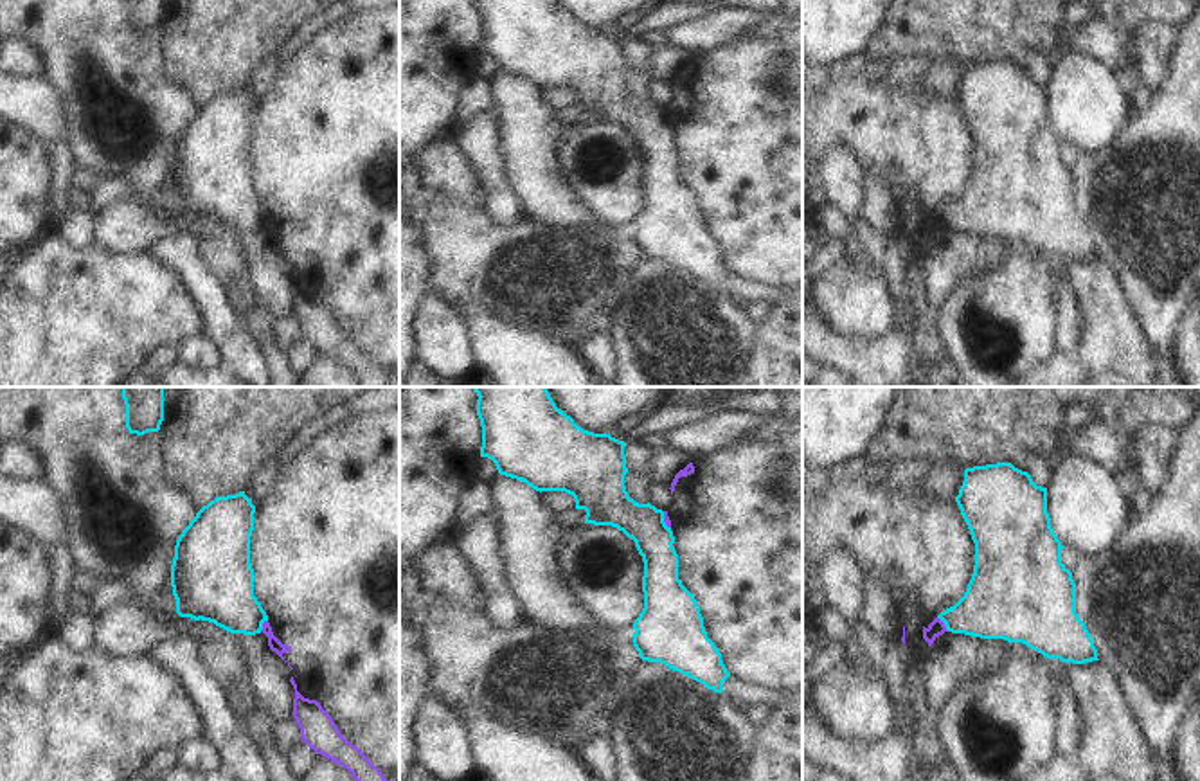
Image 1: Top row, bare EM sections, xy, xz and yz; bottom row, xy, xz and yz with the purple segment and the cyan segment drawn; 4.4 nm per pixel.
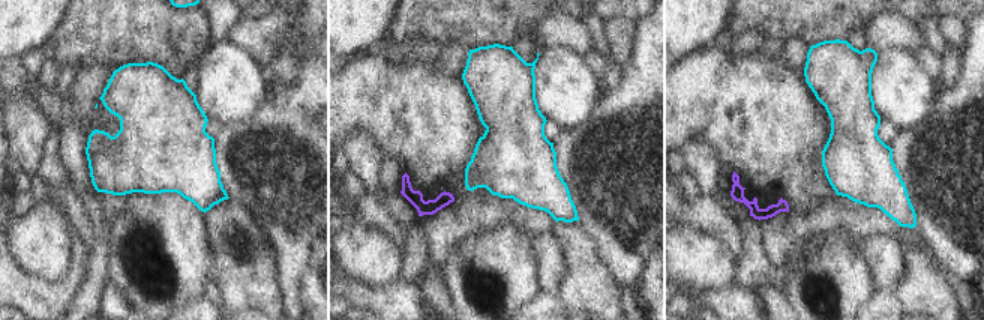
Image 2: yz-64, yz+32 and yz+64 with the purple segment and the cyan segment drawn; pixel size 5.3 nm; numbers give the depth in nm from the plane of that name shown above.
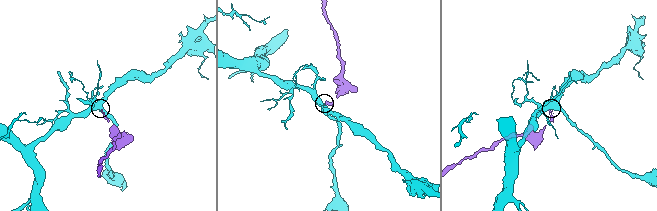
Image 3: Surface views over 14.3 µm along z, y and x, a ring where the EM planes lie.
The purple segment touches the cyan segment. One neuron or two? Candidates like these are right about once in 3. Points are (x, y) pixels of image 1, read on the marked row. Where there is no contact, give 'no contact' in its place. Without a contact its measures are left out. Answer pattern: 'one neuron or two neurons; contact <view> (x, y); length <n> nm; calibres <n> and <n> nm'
two neurons; contact yz (943, 623); length 90 nm; calibres 70 and 300 nm

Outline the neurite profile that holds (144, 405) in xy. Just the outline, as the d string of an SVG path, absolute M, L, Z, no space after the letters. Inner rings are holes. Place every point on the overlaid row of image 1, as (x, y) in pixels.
M122 387L126 428L144 435L158 432L164 421L164 387Z

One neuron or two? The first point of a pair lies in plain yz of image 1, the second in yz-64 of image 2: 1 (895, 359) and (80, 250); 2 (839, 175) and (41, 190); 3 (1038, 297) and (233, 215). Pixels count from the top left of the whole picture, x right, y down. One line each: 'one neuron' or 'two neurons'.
1: one neuron
2: two neurons
3: two neurons

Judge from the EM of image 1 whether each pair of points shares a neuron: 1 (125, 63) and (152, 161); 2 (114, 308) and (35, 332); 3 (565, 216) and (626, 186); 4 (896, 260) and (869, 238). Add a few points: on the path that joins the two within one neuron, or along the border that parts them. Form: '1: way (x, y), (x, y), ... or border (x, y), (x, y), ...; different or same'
1: way (135, 87), (135, 92), (148, 105), (161, 137); same
2: way (94, 317), (54, 332); same
3: border (560, 171), (583, 206), (612, 231); different
4: way (889, 252), (877, 243); same

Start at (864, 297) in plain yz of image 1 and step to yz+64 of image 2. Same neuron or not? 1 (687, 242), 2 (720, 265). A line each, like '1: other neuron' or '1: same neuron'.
1: same neuron
2: same neuron

